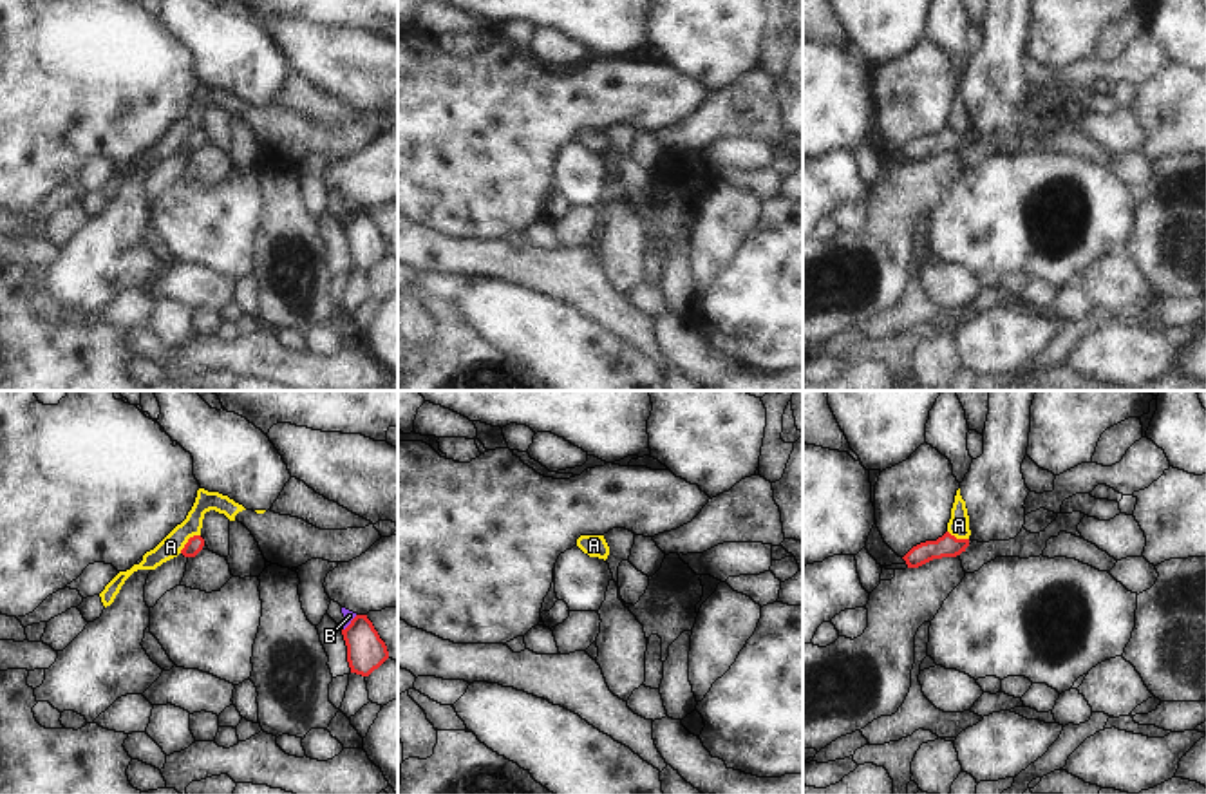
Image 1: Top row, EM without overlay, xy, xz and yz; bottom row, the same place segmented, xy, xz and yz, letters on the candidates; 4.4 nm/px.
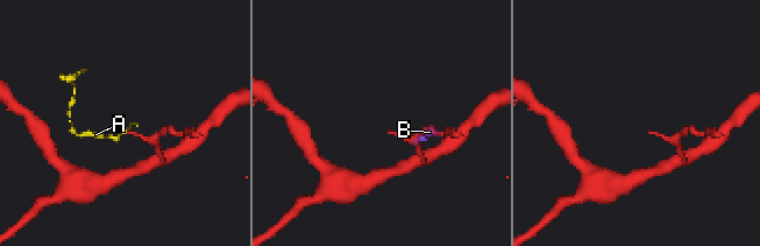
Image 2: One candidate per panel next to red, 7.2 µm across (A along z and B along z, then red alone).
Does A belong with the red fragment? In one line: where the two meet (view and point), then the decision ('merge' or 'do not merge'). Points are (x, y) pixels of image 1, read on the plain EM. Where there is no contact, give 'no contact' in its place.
meets red in xy at (188, 136); do not merge

